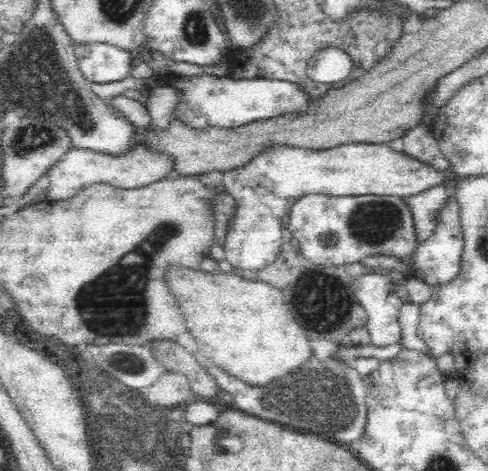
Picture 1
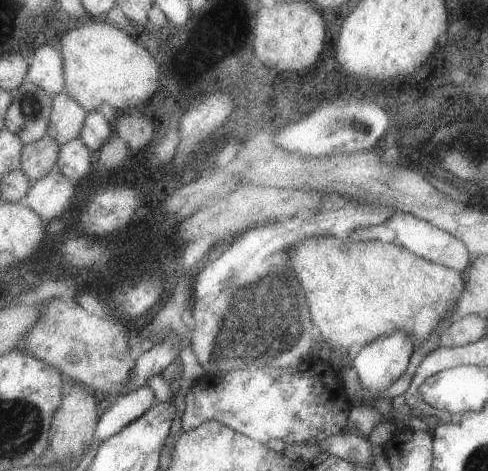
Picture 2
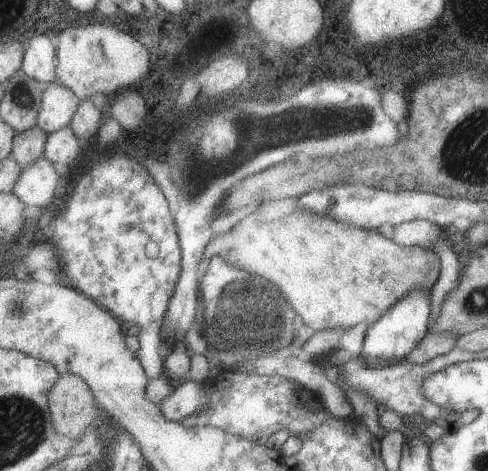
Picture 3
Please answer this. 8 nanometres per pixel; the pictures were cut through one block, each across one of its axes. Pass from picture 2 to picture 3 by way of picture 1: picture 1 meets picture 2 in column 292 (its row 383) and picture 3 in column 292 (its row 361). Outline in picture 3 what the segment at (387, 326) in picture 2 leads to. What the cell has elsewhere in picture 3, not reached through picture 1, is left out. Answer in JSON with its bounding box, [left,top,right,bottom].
[205,206,443,360]

